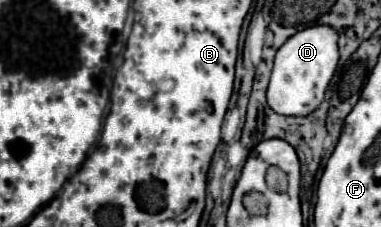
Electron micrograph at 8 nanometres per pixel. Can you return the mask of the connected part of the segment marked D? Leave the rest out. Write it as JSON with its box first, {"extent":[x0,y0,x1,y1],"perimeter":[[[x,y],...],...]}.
{"extent":[267,25,339,115],"perimeter":[[[313,25],[297,31],[281,49],[277,49],[271,81],[267,87],[267,103],[279,115],[311,115],[323,101],[329,81],[339,63],[337,31],[329,25]]]}

